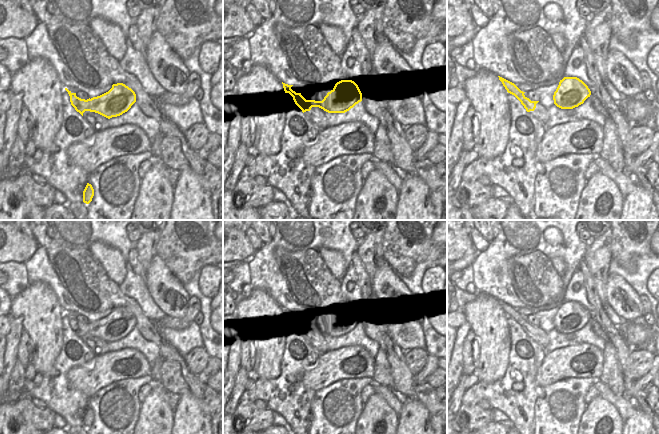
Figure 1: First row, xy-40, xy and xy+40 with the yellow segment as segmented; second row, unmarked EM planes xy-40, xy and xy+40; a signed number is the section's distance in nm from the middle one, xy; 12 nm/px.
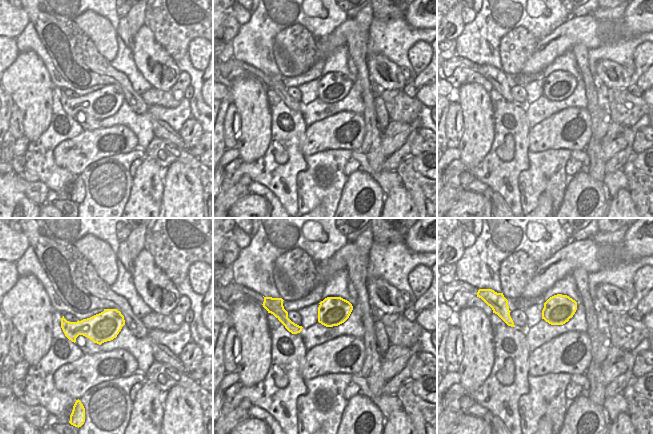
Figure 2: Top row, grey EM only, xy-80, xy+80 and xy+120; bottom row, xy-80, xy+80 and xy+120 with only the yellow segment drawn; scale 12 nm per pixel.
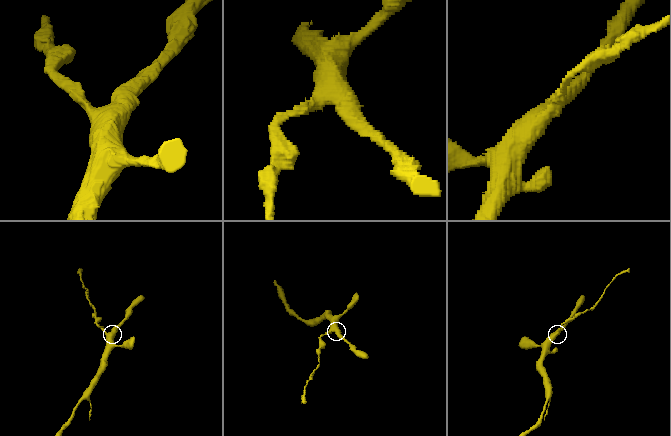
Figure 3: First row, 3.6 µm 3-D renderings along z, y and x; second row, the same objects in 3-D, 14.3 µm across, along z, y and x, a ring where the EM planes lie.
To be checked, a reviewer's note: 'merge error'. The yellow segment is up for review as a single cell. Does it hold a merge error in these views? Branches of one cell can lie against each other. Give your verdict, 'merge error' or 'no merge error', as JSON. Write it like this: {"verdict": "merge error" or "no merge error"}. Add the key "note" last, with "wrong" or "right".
{"verdict": "merge error", "note": "right"}

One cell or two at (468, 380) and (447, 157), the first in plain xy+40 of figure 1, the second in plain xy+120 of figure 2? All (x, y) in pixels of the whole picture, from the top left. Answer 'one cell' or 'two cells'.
one cell

